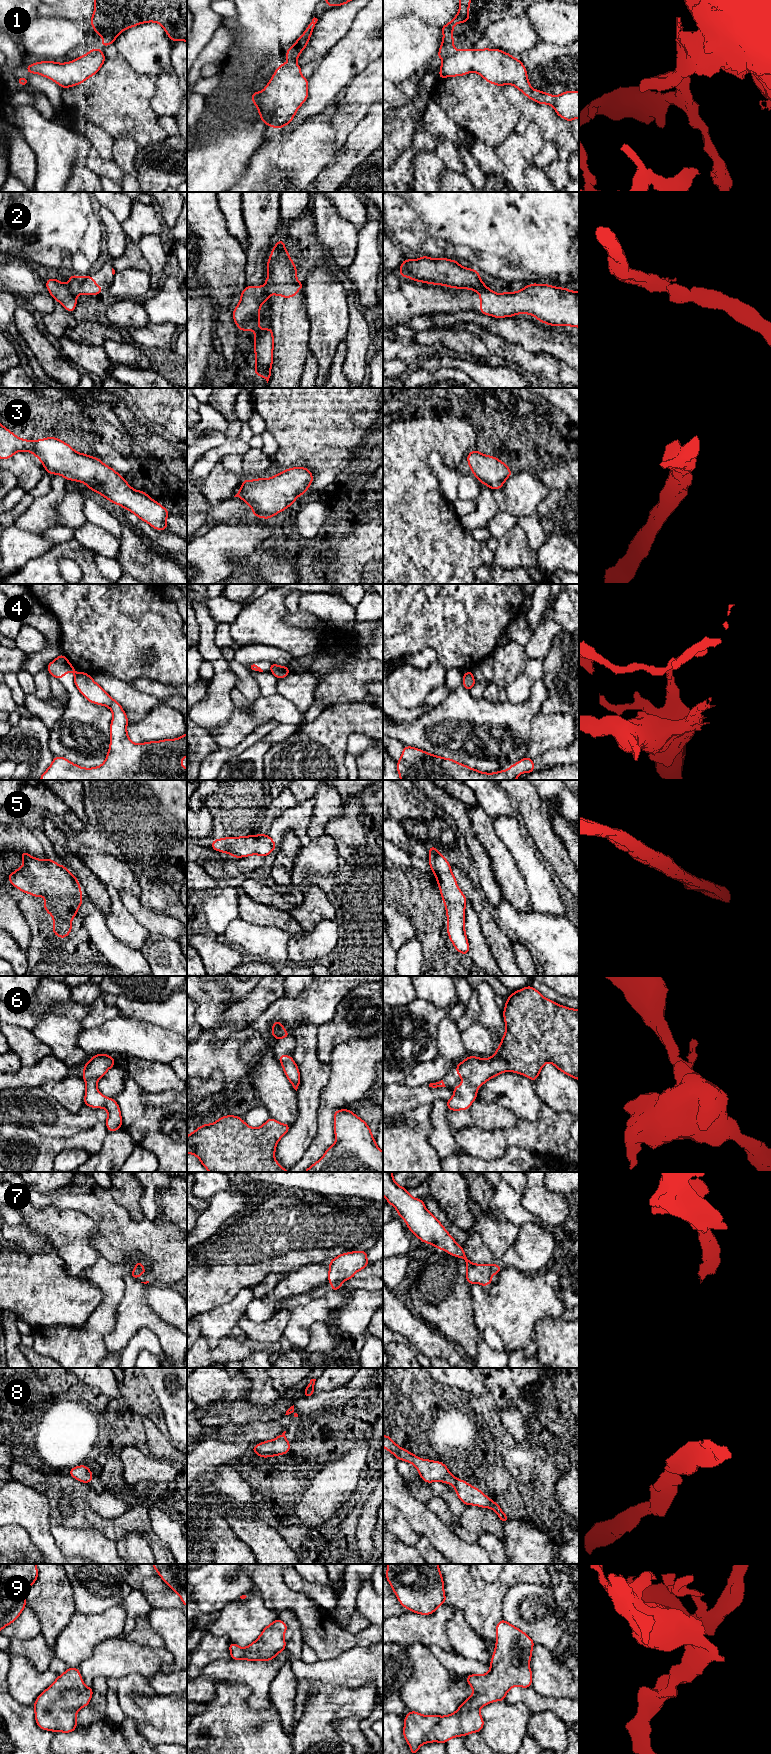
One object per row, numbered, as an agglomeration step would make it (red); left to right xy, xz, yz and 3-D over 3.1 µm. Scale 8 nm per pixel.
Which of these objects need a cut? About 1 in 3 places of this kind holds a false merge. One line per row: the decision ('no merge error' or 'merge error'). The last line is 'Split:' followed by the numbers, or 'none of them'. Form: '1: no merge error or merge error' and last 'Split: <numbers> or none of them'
1: merge error
2: merge error
3: no merge error
4: merge error
5: no merge error
6: no merge error
7: merge error
8: no merge error
9: no merge error
Split: 1, 2, 4, 7

